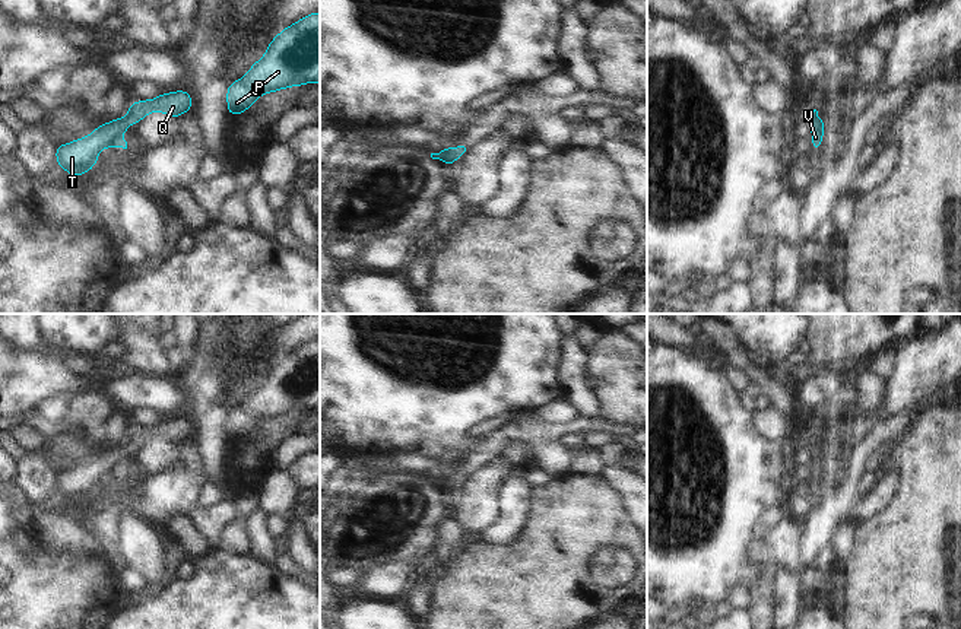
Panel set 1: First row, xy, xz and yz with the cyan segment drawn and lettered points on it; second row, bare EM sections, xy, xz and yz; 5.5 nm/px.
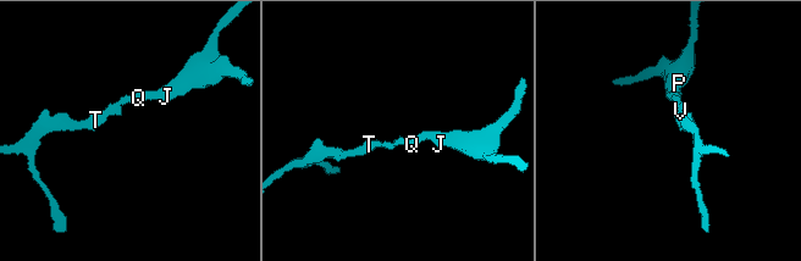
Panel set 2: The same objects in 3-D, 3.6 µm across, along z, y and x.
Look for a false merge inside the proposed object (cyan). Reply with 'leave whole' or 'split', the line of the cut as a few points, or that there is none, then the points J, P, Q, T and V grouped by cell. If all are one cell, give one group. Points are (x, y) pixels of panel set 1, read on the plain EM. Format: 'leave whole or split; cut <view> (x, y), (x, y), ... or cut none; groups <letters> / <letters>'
leave whole; cut none; groups J P Q T V

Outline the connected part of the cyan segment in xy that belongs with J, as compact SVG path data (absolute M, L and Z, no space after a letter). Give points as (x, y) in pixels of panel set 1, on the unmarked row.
M320 340L283 356L264 384L228 414L228 438L238 442L266 420L288 413L320 410Z

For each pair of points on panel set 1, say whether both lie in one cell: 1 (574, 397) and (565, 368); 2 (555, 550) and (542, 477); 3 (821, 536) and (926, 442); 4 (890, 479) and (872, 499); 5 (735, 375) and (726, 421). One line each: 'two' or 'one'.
1: one
2: two
3: two
4: one
5: two

